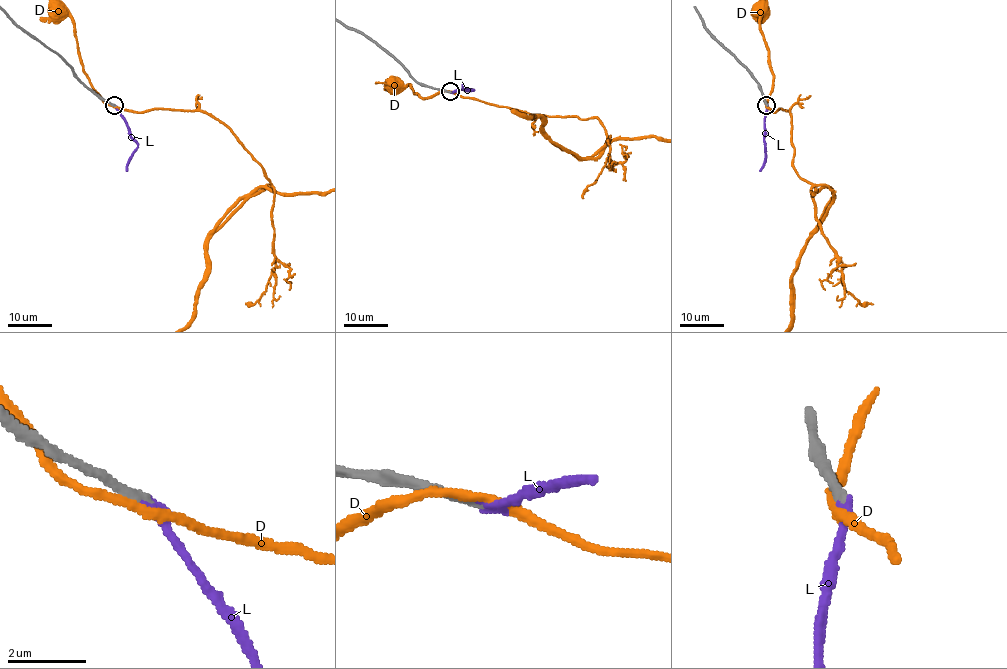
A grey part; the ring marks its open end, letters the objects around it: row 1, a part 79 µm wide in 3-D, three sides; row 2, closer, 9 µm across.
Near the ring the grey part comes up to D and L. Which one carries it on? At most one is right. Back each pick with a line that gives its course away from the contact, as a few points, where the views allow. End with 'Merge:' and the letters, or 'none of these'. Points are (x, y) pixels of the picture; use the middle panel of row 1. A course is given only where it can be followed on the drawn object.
L: course (449, 92), (473, 90), (464, 90), (462, 84)
Merge: L

